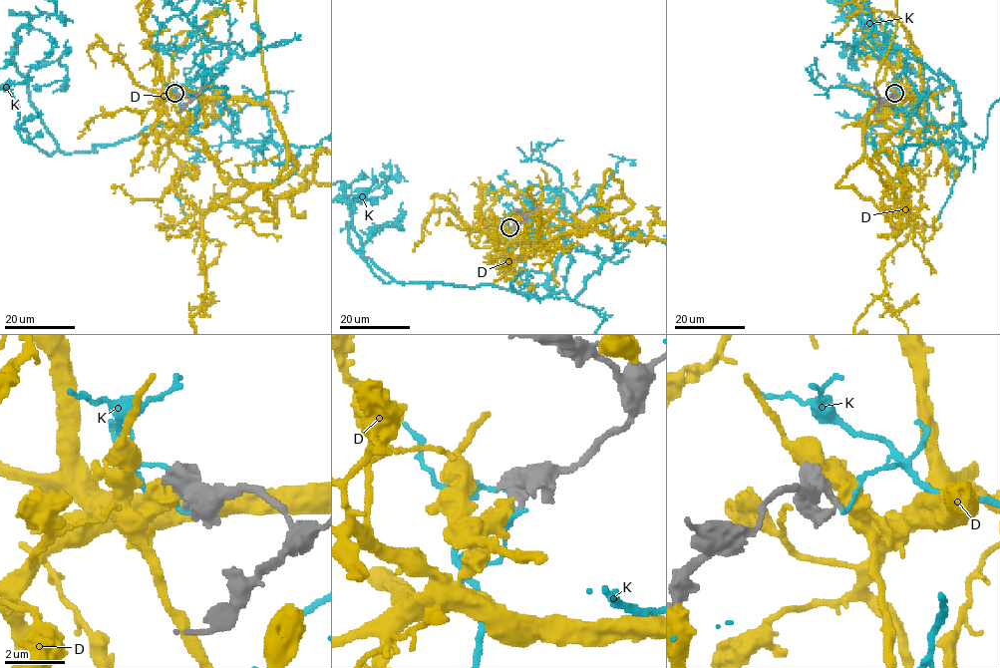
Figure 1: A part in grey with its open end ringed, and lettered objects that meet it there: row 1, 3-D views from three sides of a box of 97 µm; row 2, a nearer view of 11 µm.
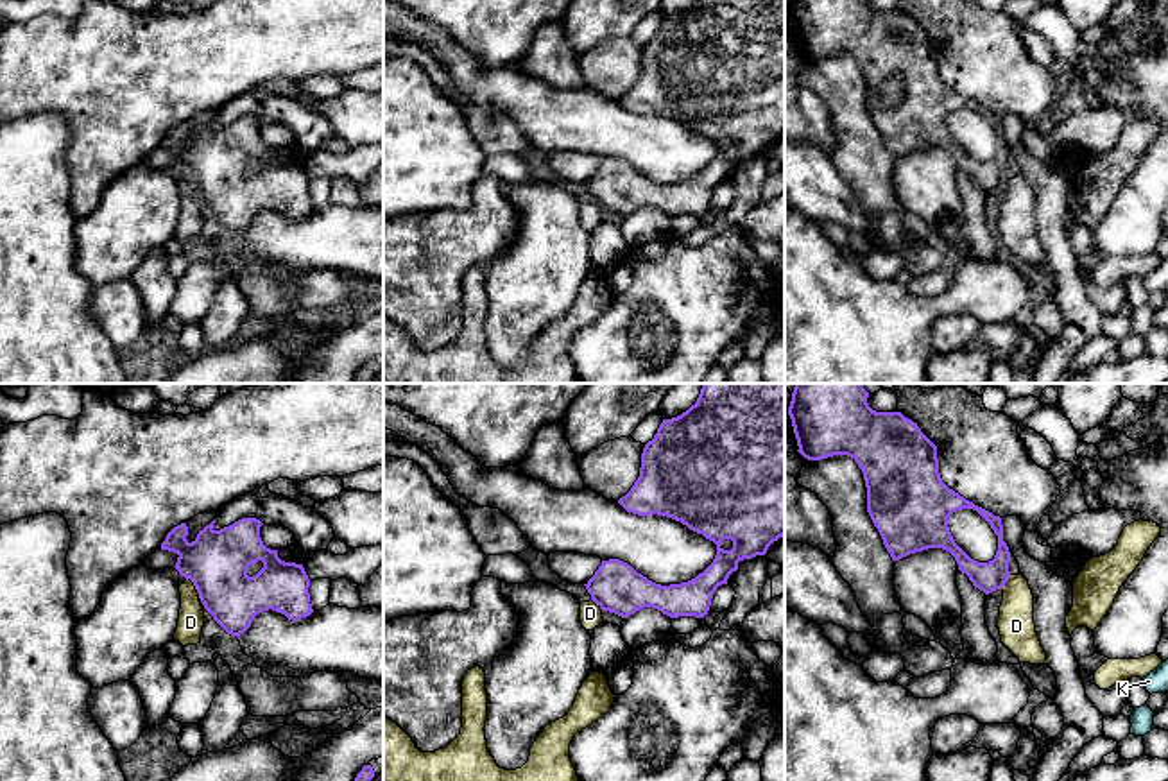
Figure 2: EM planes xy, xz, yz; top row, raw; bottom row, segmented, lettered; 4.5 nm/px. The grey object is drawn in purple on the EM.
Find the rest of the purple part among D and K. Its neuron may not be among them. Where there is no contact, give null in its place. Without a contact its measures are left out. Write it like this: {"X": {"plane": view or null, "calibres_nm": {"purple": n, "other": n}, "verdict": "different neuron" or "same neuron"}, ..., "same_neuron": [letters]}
{"D": {"plane": "xy", "calibres_nm": {"purple": 280, "other": 110}, "verdict": "different neuron"}, "K": {"plane": null, "verdict": "different neuron"}, "same_neuron": []}

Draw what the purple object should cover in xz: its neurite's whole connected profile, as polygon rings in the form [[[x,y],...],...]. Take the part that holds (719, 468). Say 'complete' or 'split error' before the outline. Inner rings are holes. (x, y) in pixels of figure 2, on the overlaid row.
complete | [[[704,383],[697,401],[686,412],[663,419],[654,439],[643,448],[638,480],[618,503],[638,516],[657,514],[681,521],[713,541],[717,555],[695,579],[670,586],[648,580],[620,559],[602,561],[584,584],[591,600],[602,611],[622,618],[643,607],[657,609],[670,618],[704,618],[713,593],[718,586],[727,584],[729,575],[738,570],[738,562],[765,555],[769,546],[785,536],[785,383]]]

